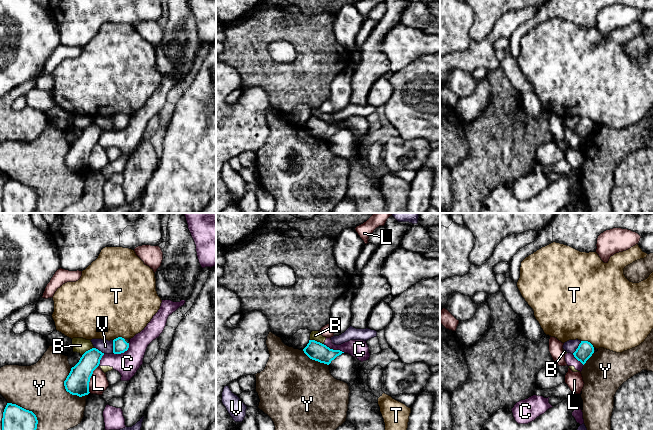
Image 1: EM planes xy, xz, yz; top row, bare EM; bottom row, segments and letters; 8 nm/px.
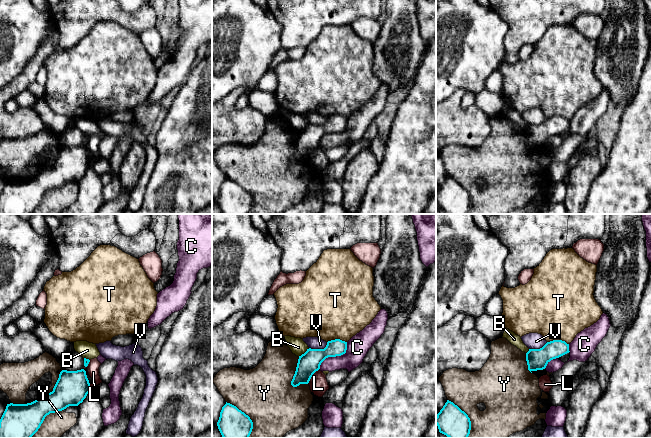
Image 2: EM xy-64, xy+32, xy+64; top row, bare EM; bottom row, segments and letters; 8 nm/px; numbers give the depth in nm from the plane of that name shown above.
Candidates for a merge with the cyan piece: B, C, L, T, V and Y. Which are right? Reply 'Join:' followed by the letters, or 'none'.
Join: none

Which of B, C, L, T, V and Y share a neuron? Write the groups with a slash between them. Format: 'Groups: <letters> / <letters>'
Groups: B C / L / T / V / Y

